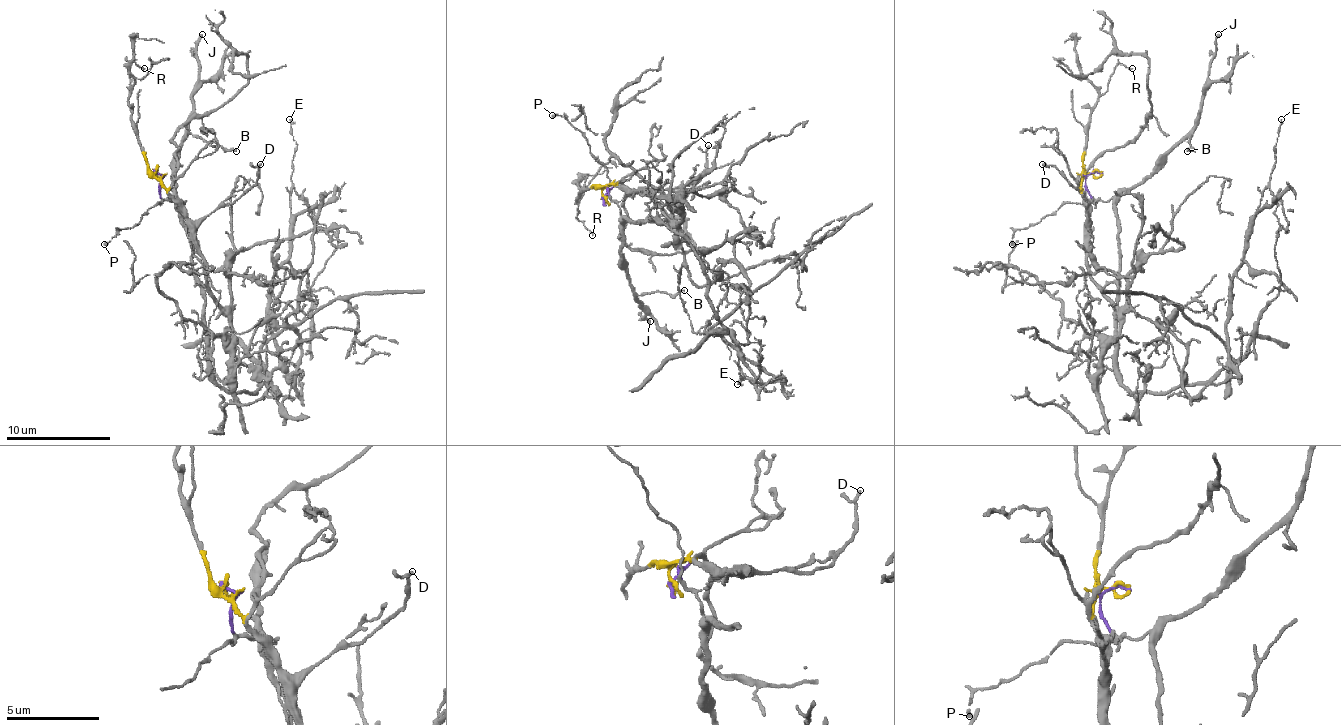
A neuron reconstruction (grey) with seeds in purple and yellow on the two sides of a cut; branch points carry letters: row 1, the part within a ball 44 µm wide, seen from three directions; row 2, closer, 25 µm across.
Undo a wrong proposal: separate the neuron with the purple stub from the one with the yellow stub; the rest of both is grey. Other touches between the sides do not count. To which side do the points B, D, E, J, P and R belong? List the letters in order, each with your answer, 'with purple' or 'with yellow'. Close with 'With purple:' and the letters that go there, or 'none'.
B: with purple
D: with yellow
E: with purple
J: with purple
P: with purple
R: with yellow
With purple: B, E, J, P

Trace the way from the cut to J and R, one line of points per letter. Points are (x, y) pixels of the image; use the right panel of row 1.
J: (1096, 171), (1086, 179), (1086, 189), (1104, 202), (1138, 186), (1195, 124), (1219, 35)
R: (1096, 171), (1088, 173), (1083, 168), (1086, 126), (1094, 103), (1107, 90), (1114, 66), (1125, 64), (1133, 69)

